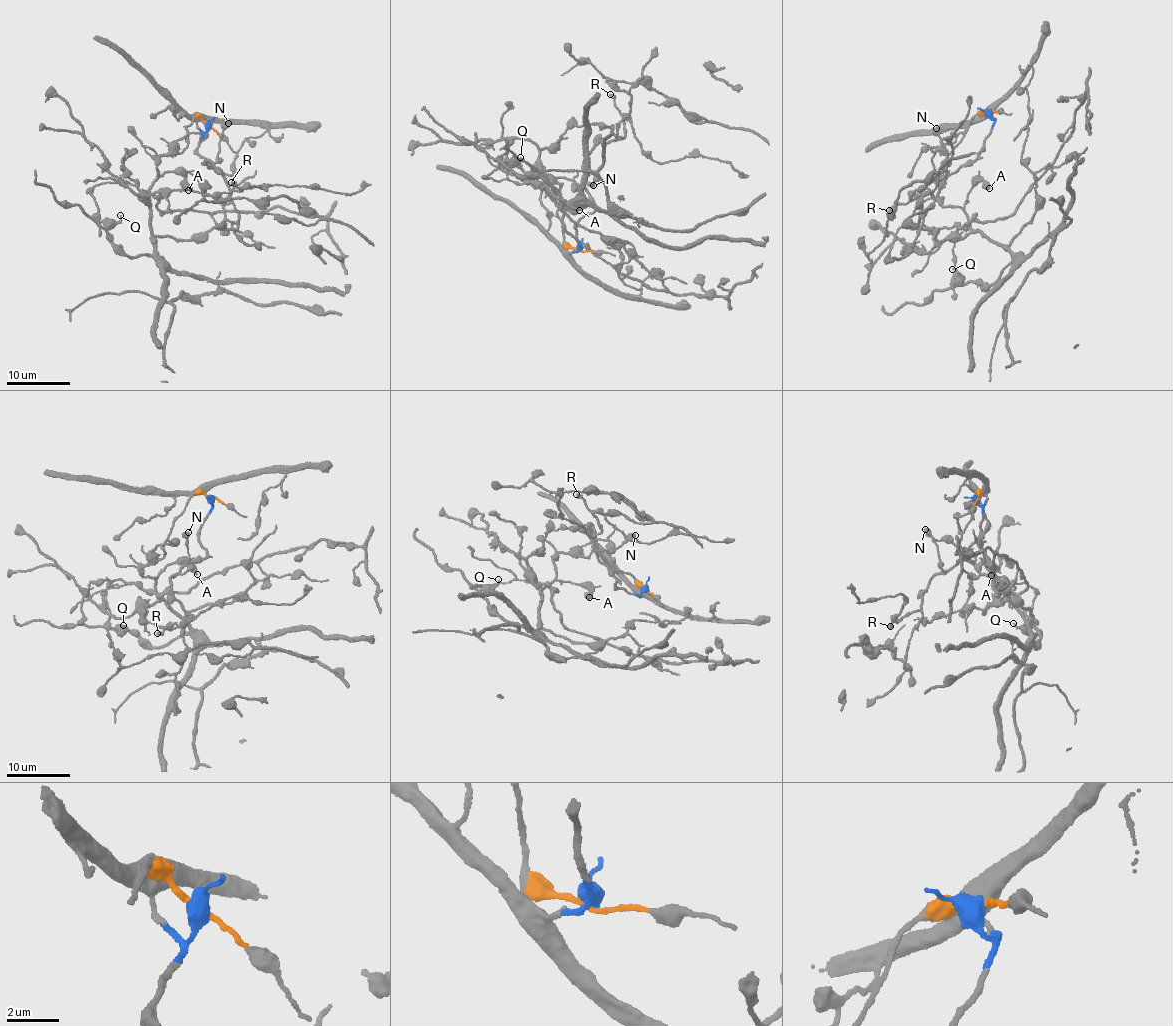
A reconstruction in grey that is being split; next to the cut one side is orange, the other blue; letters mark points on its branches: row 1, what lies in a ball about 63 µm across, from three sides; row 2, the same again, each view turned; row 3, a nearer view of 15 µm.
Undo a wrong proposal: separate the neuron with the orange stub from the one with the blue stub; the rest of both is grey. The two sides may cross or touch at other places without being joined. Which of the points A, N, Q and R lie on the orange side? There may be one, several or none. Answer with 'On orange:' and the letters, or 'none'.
On orange: A, Q

